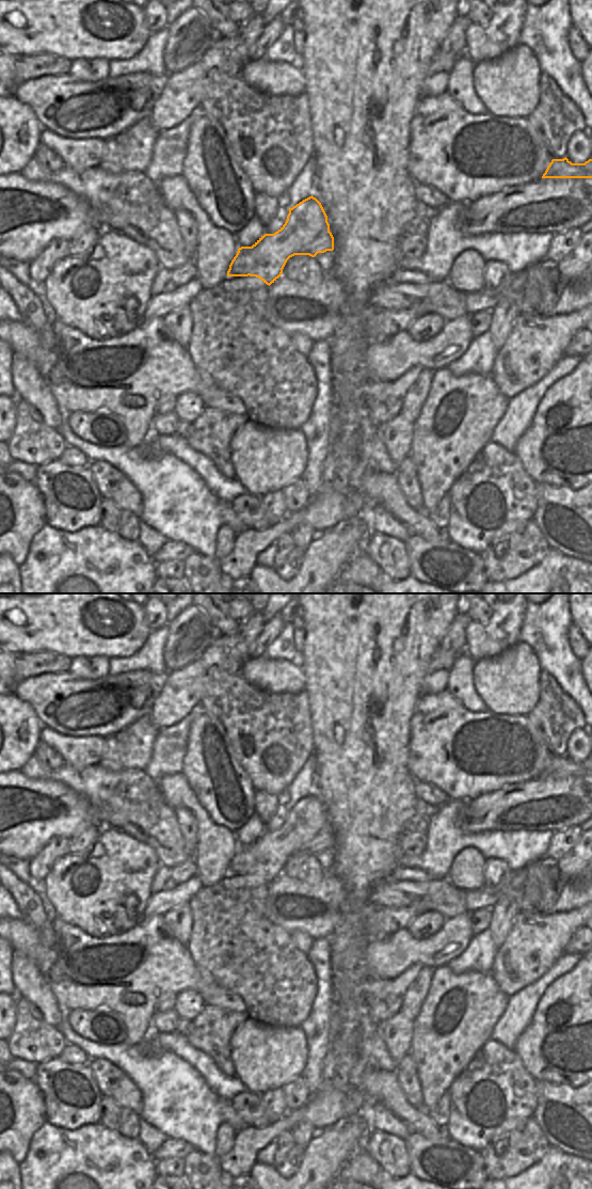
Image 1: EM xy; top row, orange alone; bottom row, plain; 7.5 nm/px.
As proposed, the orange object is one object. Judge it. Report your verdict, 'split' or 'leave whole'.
split

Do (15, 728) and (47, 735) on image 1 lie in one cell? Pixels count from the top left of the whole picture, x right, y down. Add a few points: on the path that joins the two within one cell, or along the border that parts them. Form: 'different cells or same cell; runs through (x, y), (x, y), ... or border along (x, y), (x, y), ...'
different cells; border along (44, 727), (40, 732), (38, 741)

